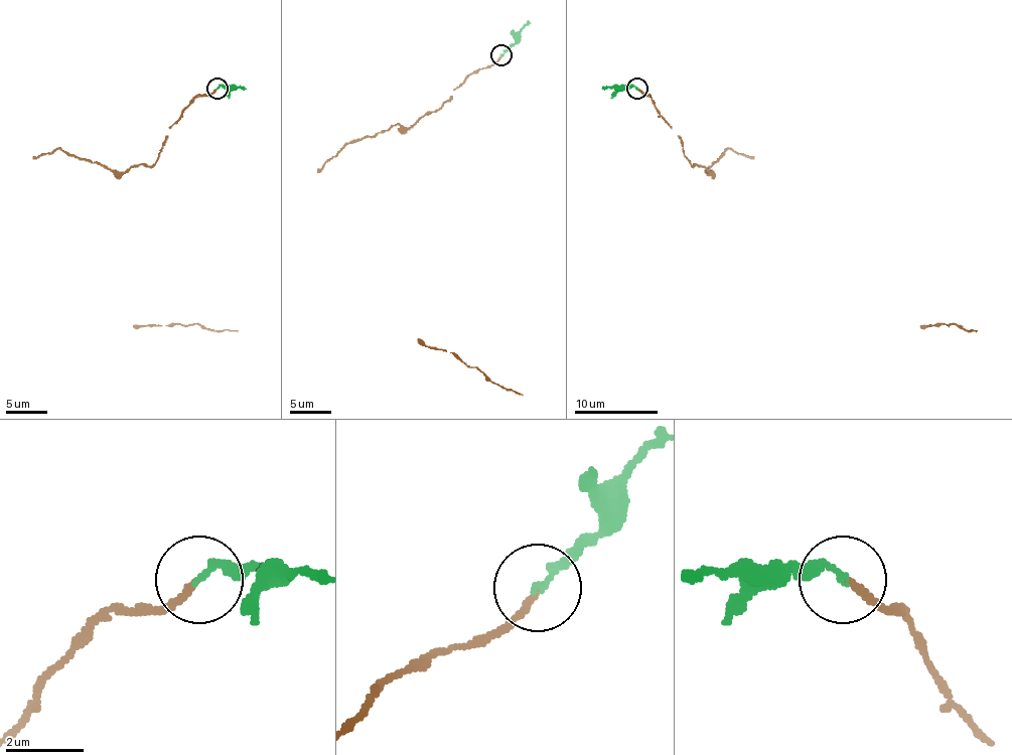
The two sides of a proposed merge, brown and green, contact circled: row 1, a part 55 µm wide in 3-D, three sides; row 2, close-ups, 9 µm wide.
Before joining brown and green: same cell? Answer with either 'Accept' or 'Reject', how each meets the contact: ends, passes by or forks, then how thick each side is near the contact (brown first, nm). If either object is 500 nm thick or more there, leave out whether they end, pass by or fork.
Accept. At the ring brown ends. At the ring green ends. Thickness 170 nm (brown) against 180 nm

